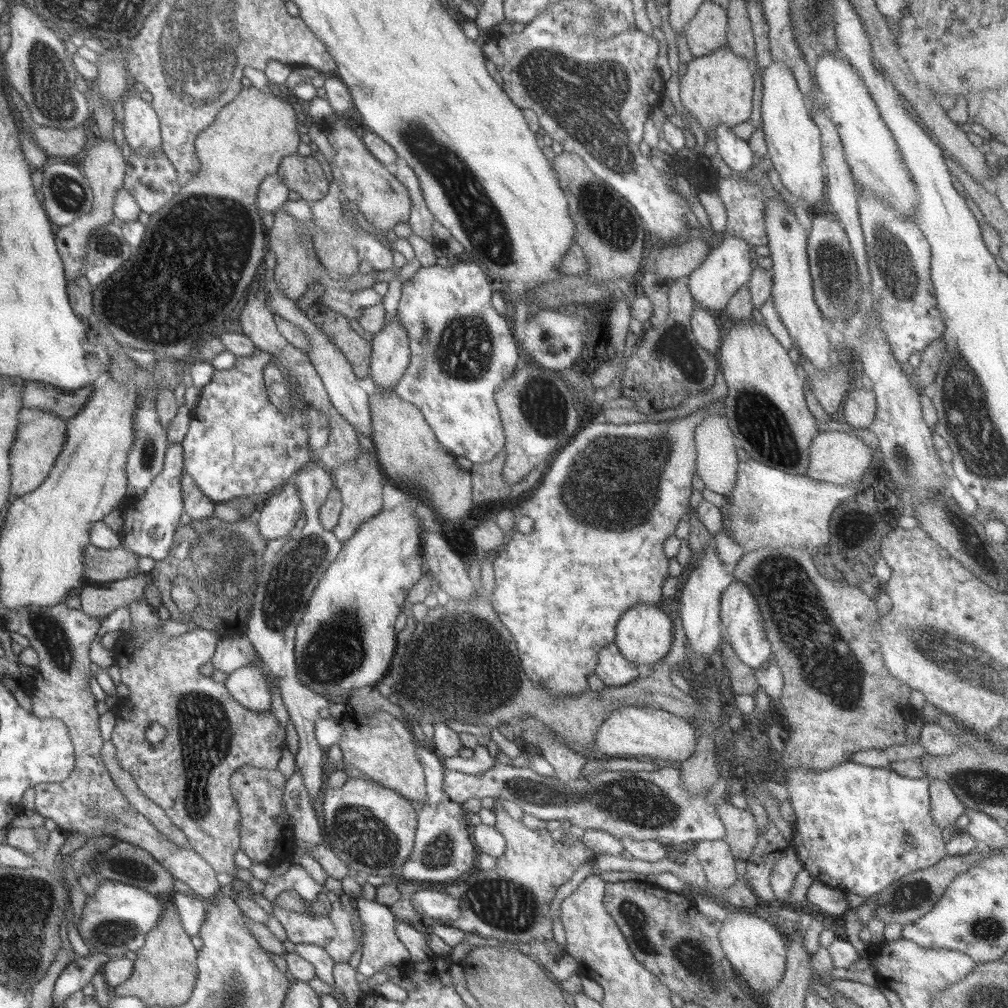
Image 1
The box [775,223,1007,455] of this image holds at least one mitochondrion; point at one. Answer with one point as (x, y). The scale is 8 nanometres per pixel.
(832, 266)

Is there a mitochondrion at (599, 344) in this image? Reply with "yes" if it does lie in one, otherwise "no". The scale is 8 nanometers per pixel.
no

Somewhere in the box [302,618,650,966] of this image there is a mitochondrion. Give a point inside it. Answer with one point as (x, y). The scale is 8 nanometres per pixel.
(366, 839)

